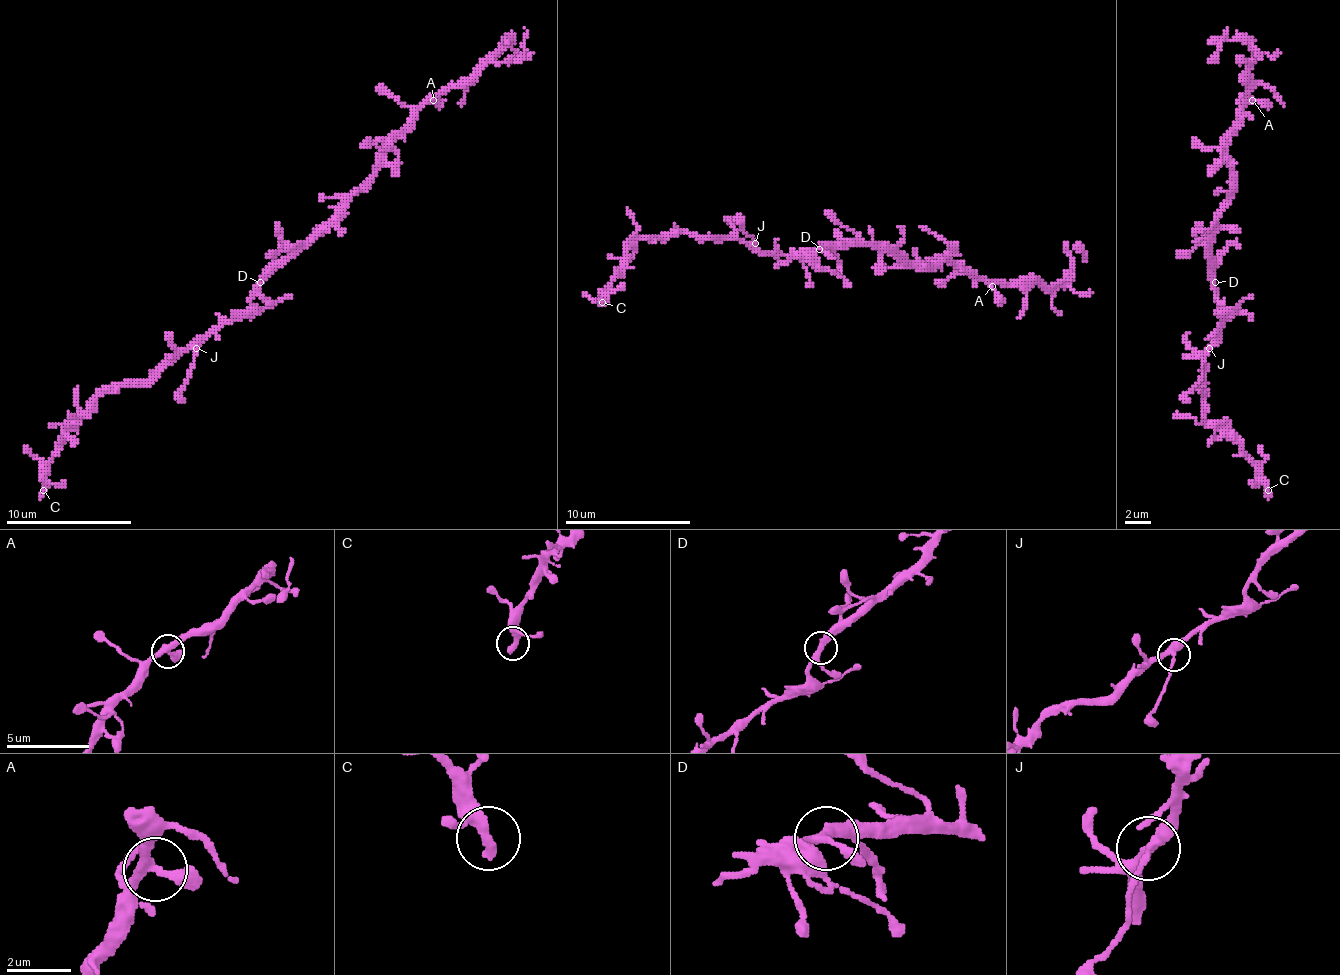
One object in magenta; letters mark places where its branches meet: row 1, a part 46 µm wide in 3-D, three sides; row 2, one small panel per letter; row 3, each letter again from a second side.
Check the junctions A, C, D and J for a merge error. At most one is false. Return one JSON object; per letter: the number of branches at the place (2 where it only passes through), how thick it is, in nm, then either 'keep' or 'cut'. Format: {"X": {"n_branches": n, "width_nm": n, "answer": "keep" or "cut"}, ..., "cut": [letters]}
{"A": {"n_branches": 3, "width_nm": 280, "answer": "keep"}, "C": {"n_branches": 2, "width_nm": 320, "answer": "keep"}, "D": {"n_branches": 3, "width_nm": 280, "answer": "keep"}, "J": {"n_branches": 3, "width_nm": 280, "answer": "cut"}, "cut": ["J"]}

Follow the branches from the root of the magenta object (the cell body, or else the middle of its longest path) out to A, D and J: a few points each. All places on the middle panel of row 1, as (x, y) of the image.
A: (838, 245), (885, 245), (907, 261), (920, 264), (957, 261), (992, 286)
D: (838, 245), (822, 245), (819, 249)
J: (838, 245), (822, 245), (813, 252), (765, 255), (756, 242)

